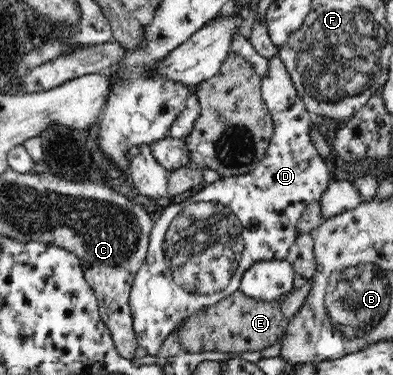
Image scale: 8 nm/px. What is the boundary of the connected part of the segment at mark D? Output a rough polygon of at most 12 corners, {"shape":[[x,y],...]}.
{"shape":[[279,58],[252,172],[153,222],[128,301],[148,356],[284,260],[332,182]]}

